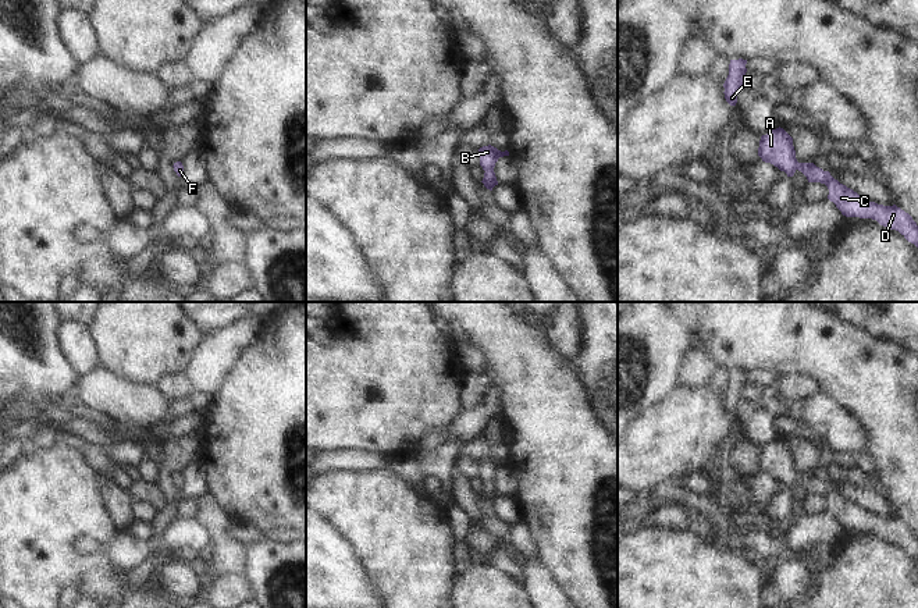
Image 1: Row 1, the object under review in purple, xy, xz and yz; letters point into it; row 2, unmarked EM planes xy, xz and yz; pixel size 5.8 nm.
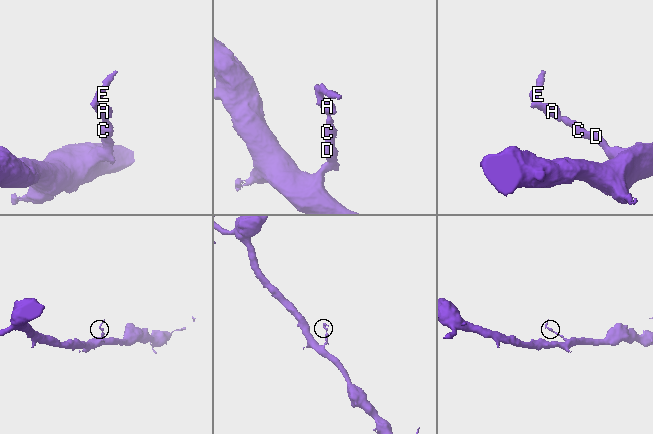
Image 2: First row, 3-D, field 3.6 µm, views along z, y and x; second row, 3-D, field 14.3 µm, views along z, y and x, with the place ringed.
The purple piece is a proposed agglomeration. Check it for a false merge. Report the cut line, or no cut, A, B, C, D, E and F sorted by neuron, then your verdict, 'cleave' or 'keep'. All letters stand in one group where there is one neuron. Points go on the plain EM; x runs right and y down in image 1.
no cut | A B C D E F | keep

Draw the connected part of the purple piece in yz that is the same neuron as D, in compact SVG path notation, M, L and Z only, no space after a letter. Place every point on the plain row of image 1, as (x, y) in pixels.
M779 438L761 448L758 467L762 473L784 483L787 488L793 488L798 481L807 488L808 494L825 495L829 501L828 511L836 516L843 527L876 531L880 537L899 543L918 559L918 537L908 525L896 516L883 518L861 509L835 491L829 483L823 483L814 474L798 474L793 449L783 440Z

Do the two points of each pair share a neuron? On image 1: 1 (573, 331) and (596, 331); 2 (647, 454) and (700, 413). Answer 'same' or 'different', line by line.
1: different
2: same

